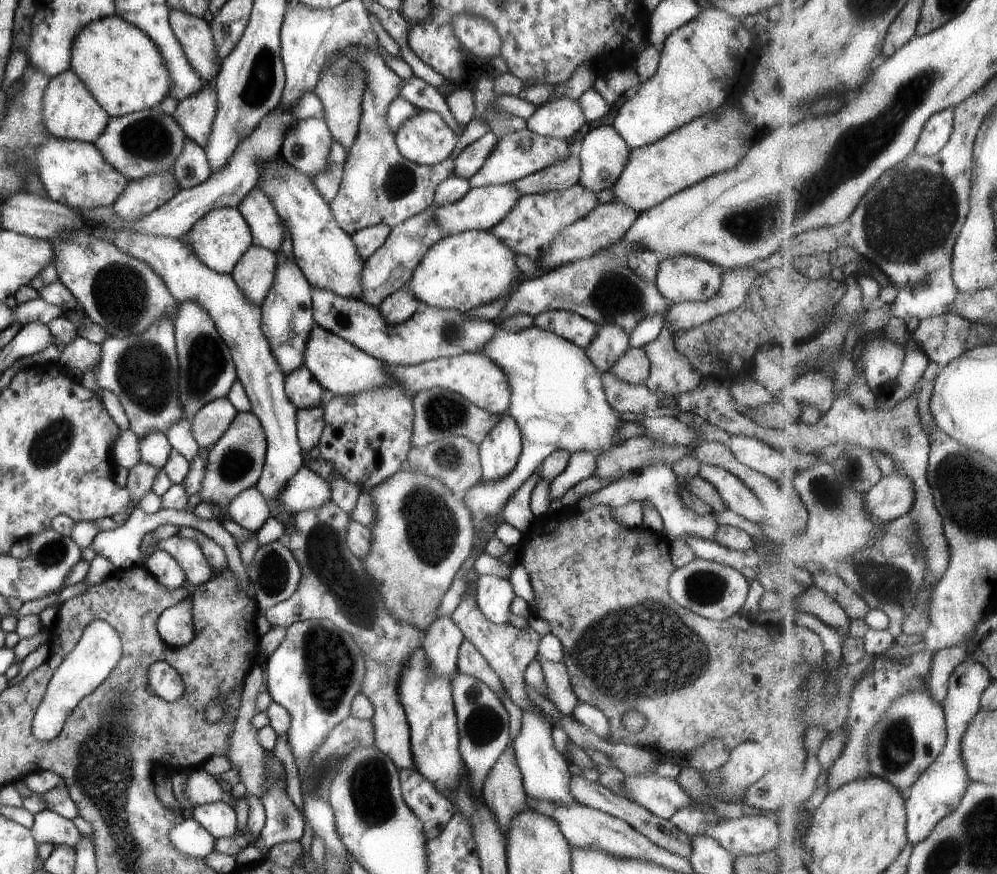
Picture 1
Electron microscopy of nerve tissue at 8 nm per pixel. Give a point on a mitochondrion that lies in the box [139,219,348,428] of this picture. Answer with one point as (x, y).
(206, 359)

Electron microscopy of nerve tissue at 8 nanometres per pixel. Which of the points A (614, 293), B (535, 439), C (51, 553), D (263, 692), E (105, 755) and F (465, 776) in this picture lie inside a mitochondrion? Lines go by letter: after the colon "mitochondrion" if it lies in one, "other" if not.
A: mitochondrion
B: other
C: mitochondrion
D: other
E: mitochondrion
F: other

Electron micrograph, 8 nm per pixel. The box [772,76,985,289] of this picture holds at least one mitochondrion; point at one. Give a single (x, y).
(911, 217)

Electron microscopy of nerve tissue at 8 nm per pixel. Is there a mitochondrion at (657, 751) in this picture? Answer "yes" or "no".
no

